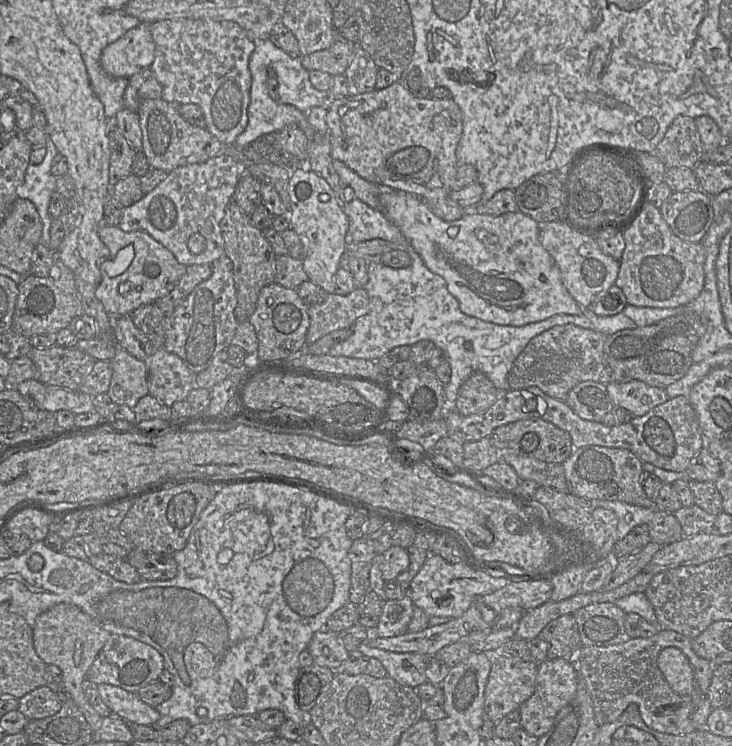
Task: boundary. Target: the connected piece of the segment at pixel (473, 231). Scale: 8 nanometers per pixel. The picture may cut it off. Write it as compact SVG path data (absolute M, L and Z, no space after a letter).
M380 186L382 212L395 225L430 271L442 276L466 315L486 322L524 326L558 314L583 312L563 284L560 269L542 246L539 225L520 212L499 216L466 211L460 219L444 221L418 197Z

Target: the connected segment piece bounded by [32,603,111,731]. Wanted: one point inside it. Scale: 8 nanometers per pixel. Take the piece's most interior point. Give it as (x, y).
(65, 636)

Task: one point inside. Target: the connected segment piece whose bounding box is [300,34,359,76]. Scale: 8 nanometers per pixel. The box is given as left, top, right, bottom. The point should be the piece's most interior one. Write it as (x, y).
(334, 60)

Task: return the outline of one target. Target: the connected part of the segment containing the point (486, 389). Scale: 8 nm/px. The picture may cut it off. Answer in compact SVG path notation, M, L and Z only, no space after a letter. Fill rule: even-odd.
M476 371L460 387L454 409L464 416L484 412L501 396L493 382L480 371Z

